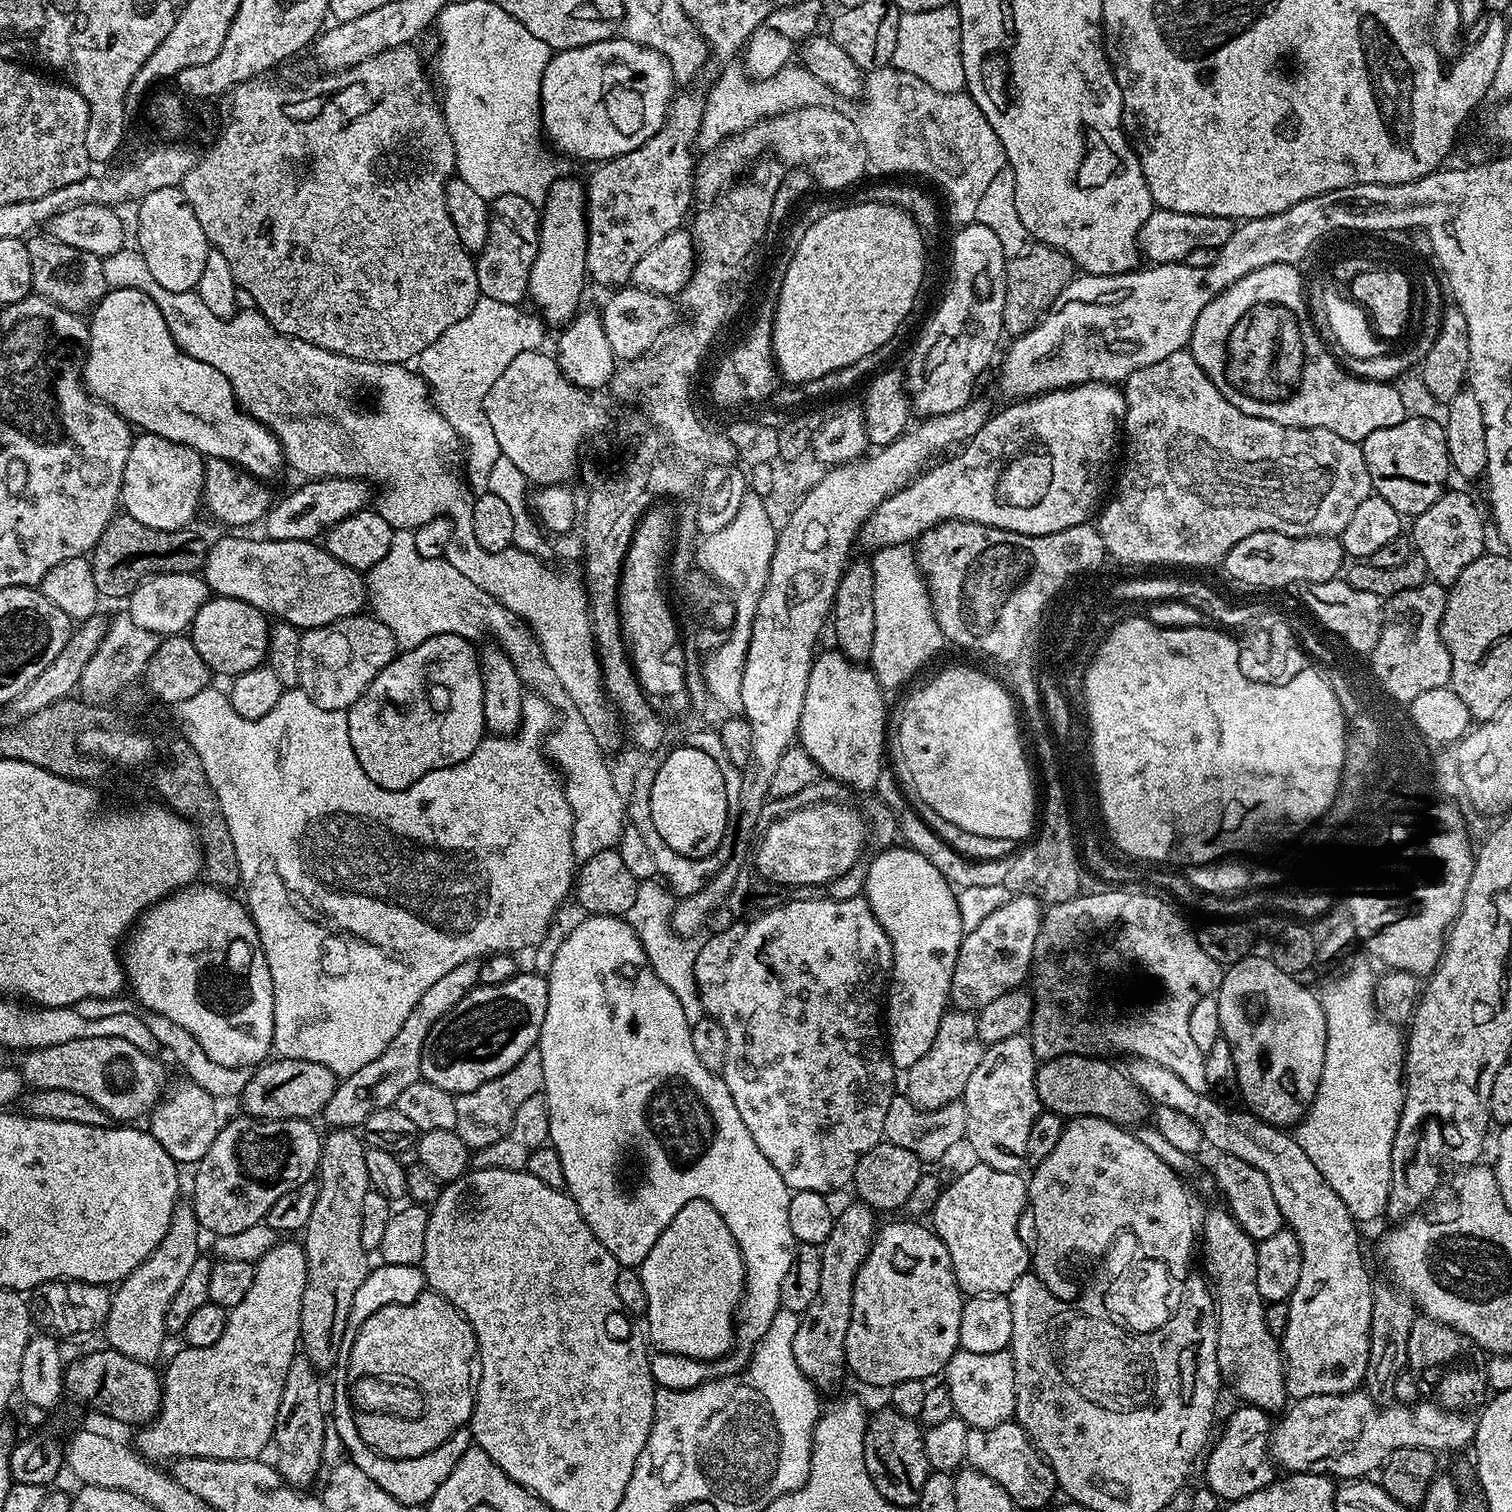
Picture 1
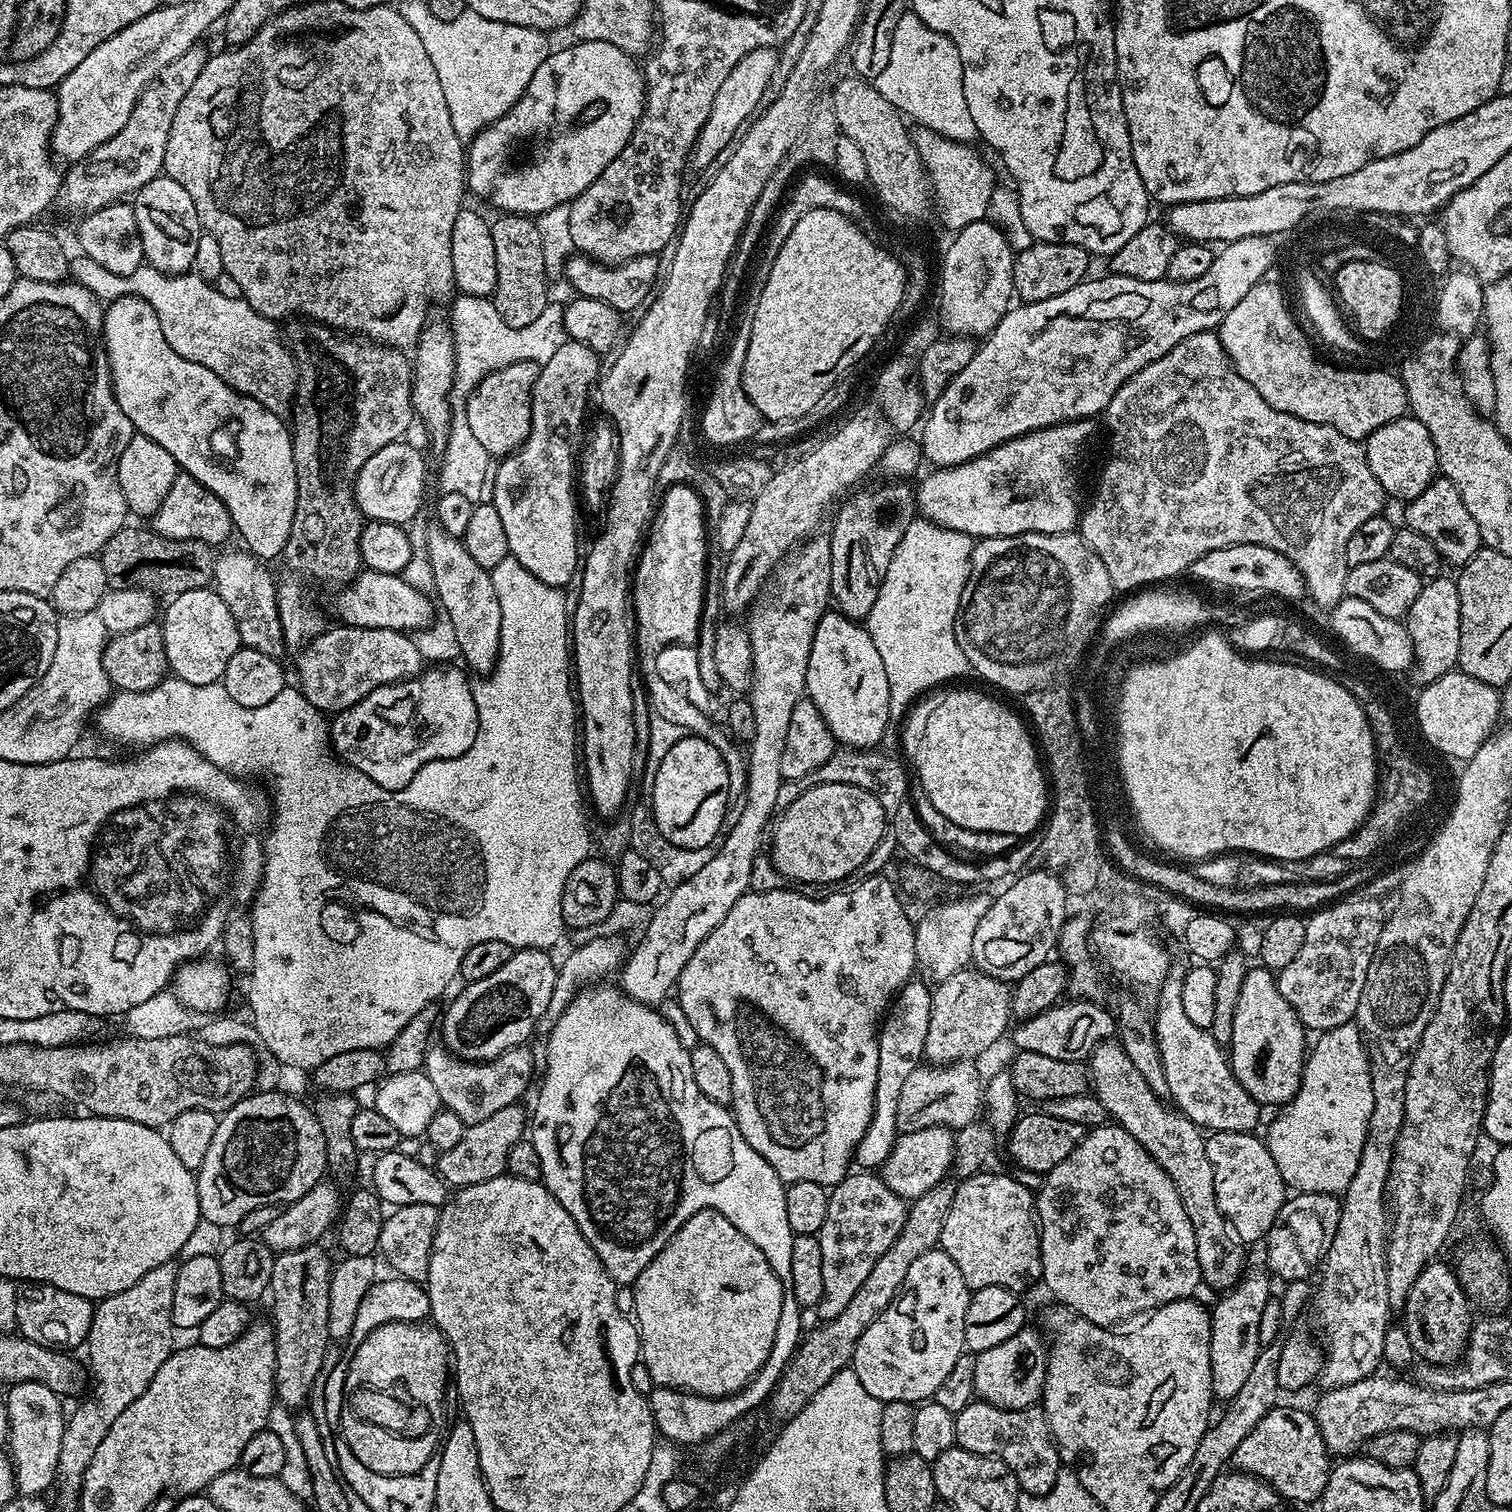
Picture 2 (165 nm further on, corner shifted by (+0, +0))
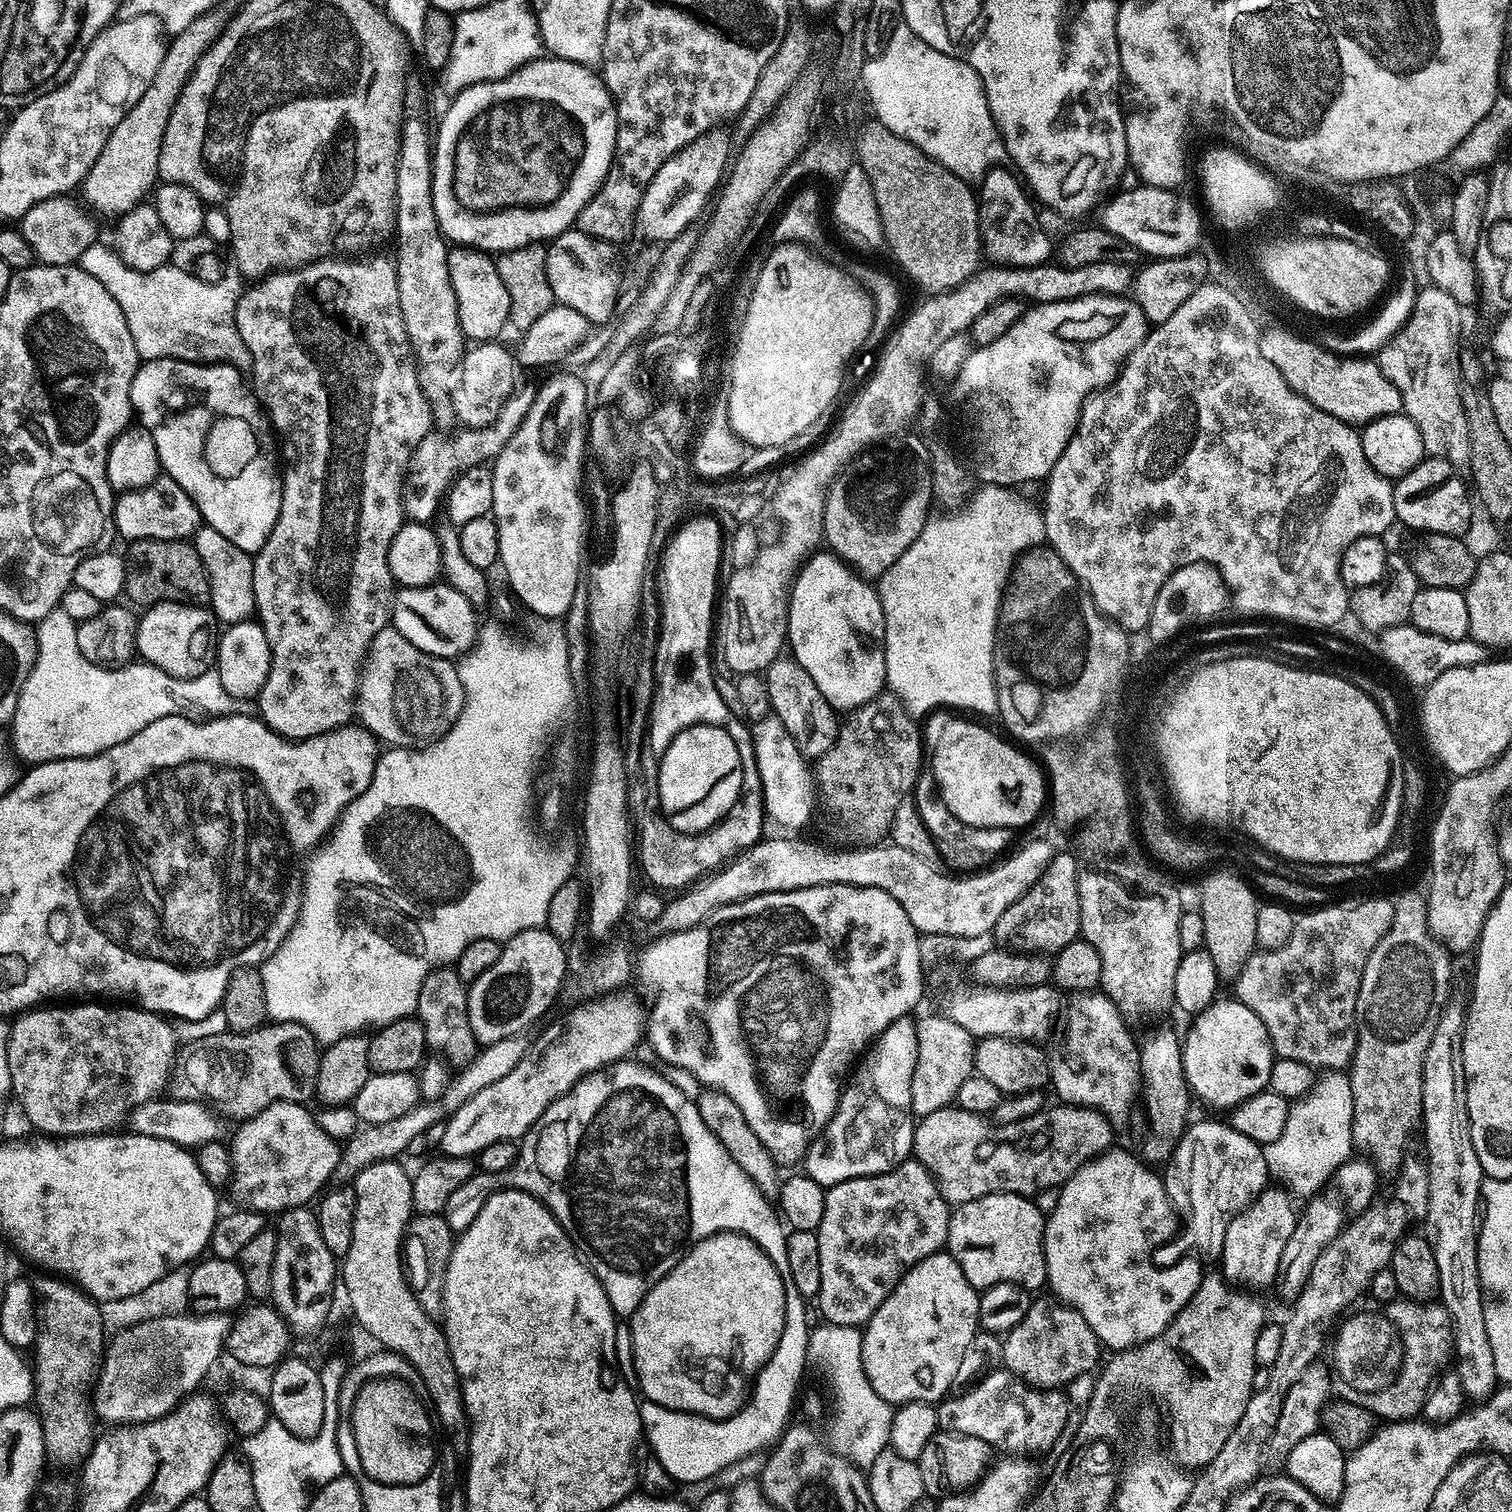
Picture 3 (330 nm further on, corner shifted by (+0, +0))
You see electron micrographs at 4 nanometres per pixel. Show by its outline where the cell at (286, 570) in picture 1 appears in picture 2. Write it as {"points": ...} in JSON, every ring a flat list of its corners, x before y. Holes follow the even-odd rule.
{"points":[[364,570,341,592,344,593,336,600,336,612,350,628,393,628,396,632,415,634,431,628,434,623,433,597,407,584,400,574]]}

